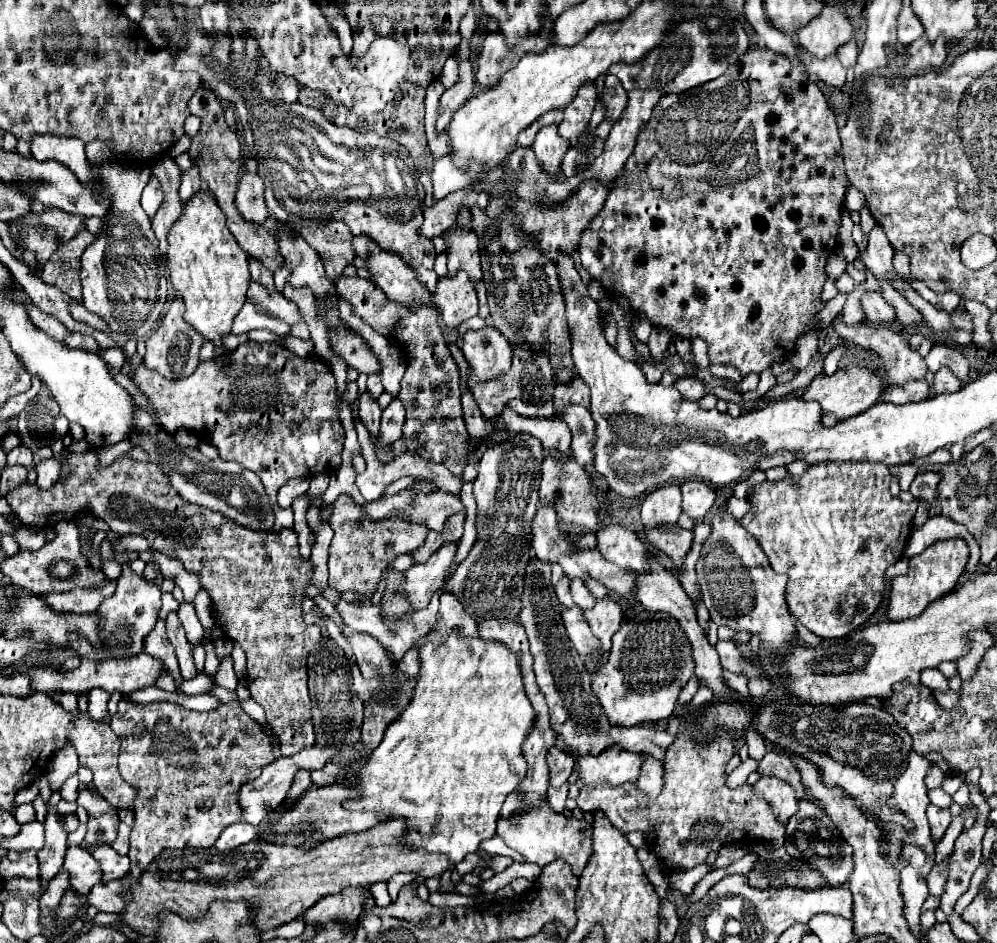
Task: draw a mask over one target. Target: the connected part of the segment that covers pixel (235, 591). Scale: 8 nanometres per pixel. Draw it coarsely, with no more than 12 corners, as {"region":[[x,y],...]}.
{"region":[[60,456],[6,500],[28,528],[86,512],[200,572],[282,756],[314,744],[294,528],[186,502],[158,464]]}

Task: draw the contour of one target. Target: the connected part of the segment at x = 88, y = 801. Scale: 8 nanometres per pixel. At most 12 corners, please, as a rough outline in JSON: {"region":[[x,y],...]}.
{"region":[[79,792],[89,814],[86,844],[112,844],[116,810],[100,795]]}

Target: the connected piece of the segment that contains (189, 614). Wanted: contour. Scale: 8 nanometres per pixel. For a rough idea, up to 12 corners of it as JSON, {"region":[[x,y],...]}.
{"region":[[182,602],[178,618],[190,644],[200,644],[204,630],[192,604]]}

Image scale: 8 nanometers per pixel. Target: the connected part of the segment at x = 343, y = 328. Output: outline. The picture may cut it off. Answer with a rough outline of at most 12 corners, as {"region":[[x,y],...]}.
{"region":[[344,320],[328,328],[332,350],[364,374],[380,372],[378,356]]}

